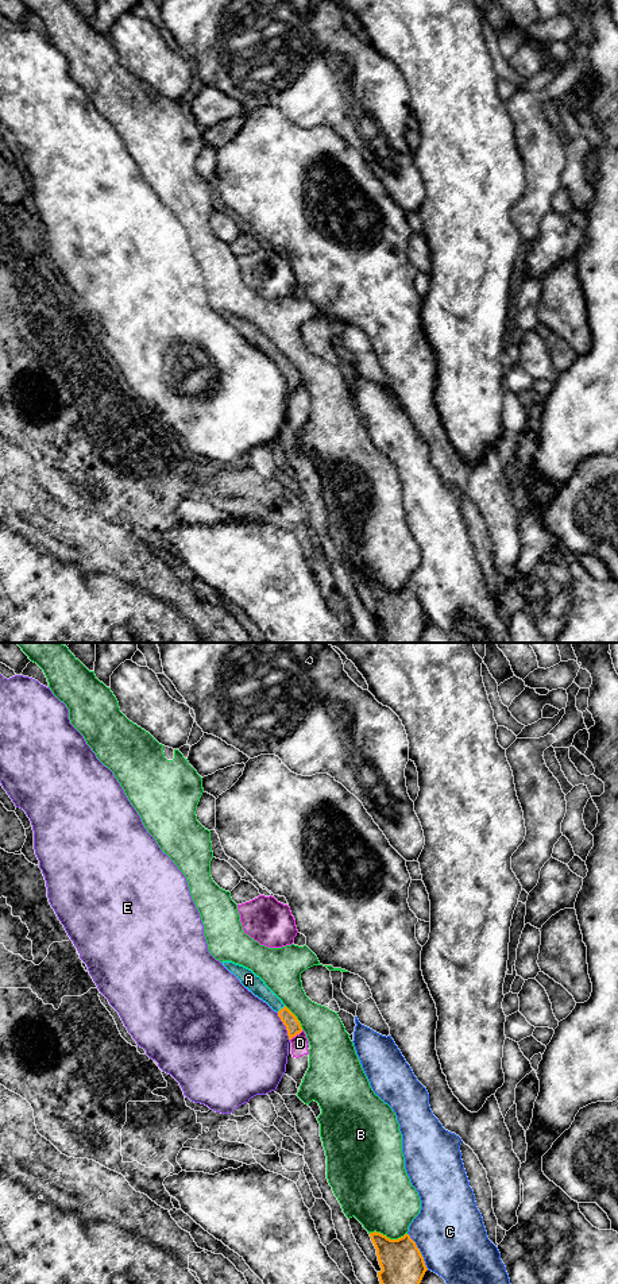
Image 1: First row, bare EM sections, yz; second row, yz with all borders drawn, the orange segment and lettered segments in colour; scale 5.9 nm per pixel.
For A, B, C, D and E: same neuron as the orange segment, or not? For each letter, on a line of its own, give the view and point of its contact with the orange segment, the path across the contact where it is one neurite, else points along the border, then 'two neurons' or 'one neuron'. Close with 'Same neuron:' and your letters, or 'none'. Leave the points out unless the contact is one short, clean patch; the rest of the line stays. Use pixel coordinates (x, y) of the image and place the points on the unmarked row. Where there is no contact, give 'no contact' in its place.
A: yz (281, 361) | across yz (293, 378), (281, 361), (255, 336) | one neuron
B: yz (386, 589) | two neurons
C: yz (420, 604) | two neurons
D: yz (296, 386) | along yz (302, 382), (290, 392) | two neurons
E: yz (285, 377) | along yz (277, 365), (289, 392) | two neurons
Same neuron: A

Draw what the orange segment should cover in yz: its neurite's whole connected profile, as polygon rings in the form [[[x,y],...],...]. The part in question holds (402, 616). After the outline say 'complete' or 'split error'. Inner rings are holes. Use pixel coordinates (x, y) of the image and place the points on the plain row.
[[[374,583],[370,589],[382,620],[378,629],[383,643],[417,643],[428,620],[410,587],[390,591]]] | complete

